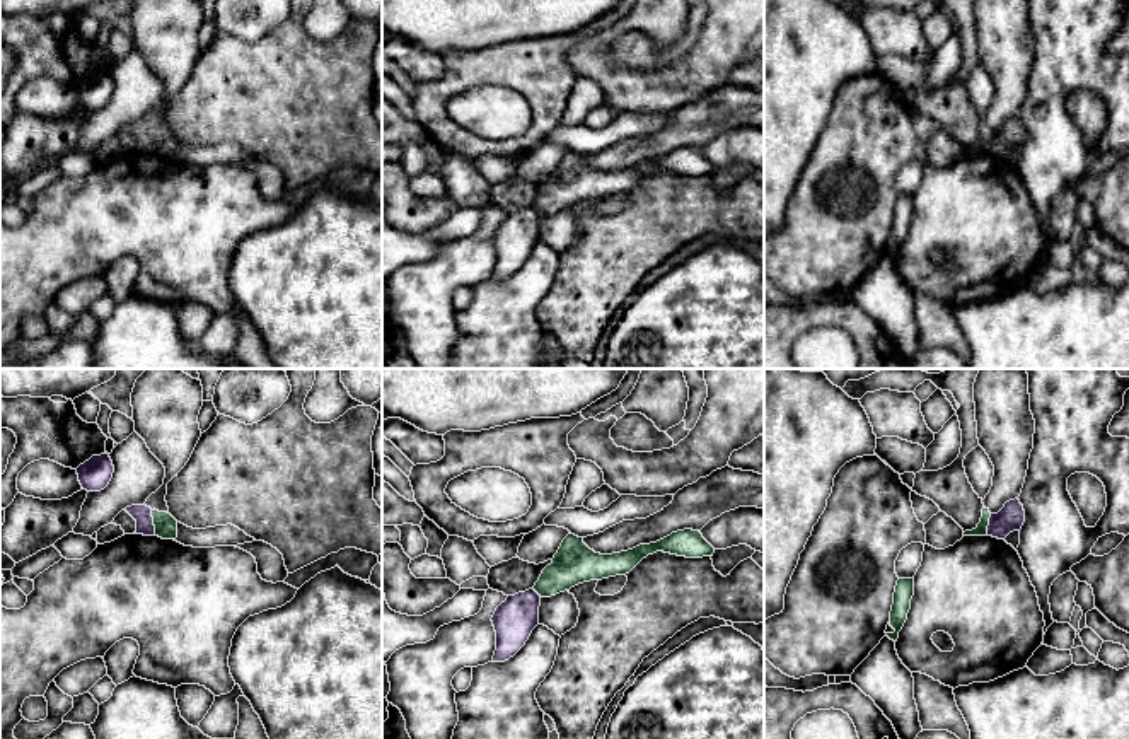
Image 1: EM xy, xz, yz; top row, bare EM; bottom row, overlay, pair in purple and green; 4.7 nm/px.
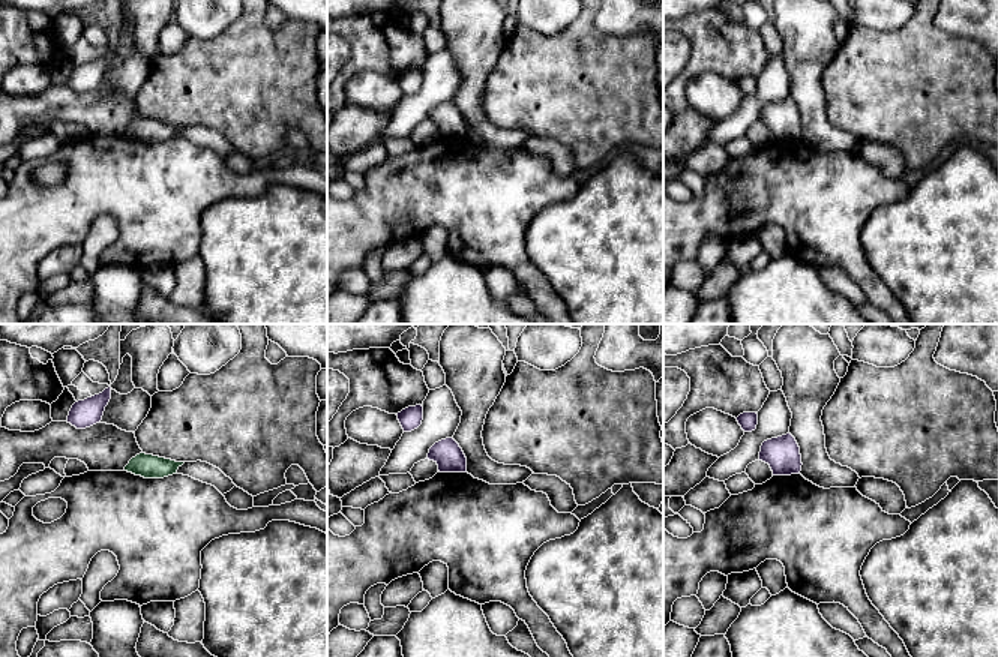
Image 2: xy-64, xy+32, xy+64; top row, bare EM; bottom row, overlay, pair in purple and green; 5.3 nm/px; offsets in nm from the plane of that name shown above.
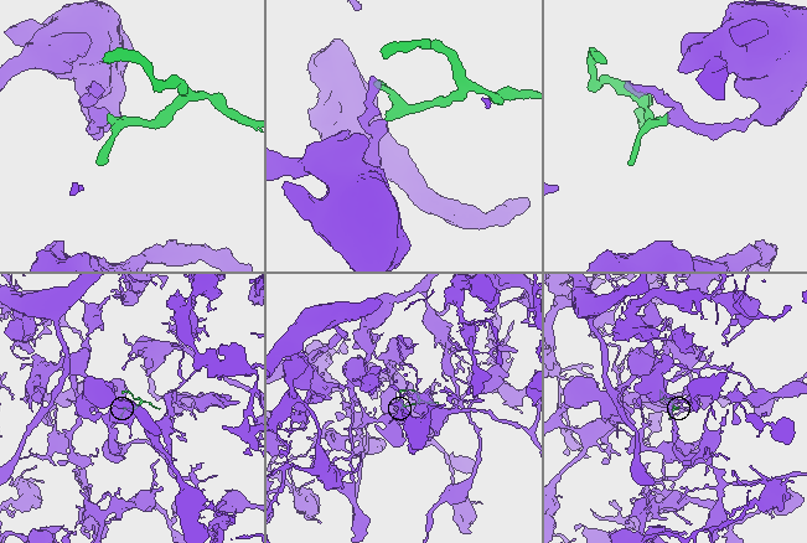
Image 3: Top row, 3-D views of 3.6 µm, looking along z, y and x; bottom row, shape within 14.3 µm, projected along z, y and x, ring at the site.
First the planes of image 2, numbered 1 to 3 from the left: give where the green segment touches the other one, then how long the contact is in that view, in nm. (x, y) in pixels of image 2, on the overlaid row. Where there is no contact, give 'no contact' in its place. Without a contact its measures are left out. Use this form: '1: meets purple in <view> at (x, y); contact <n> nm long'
1: no contact
2: no contact
3: no contact

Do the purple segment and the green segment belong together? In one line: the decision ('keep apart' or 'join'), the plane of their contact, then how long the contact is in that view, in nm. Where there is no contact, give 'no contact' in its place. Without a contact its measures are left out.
keep apart; contact in xy; length 120 nm

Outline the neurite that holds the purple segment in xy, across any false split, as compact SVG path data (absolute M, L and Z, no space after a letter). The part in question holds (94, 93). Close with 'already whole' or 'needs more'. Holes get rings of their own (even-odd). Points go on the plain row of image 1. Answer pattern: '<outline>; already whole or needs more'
M109 72L92 73L89 79L77 85L78 99L87 109L104 108L114 90Z; already whole

